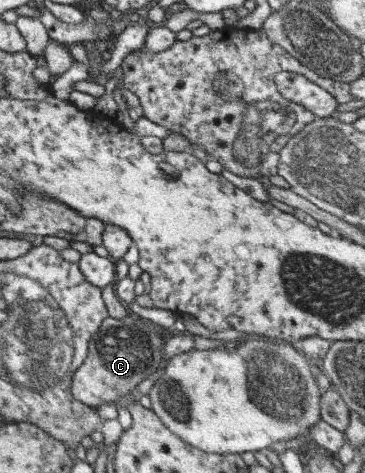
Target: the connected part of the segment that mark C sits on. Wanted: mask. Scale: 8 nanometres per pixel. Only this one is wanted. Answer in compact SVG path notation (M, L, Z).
M107 316L99 327L100 331L92 335L91 343L88 345L88 352L83 363L73 372L71 376L70 394L81 403L91 407L98 407L102 403L110 403L118 397L125 395L137 387L140 381L155 373L162 365L162 344L163 337L153 331L143 318L139 319L139 327L123 326L121 320Z

